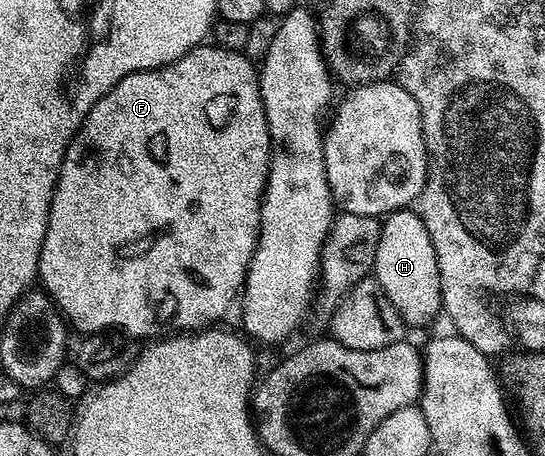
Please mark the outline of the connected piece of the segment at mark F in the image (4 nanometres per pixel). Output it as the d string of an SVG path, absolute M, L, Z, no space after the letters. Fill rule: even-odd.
M215 43L197 45L174 63L126 75L110 92L102 95L86 115L60 165L38 274L39 284L44 284L41 285L43 292L56 302L56 308L75 332L77 329L80 335L91 335L119 331L133 339L163 339L181 331L199 331L215 326L219 322L216 320L226 316L235 301L237 304L260 237L260 202L264 199L270 163L270 131L260 94L260 75L257 66L251 65L246 58L244 53L226 51Z

